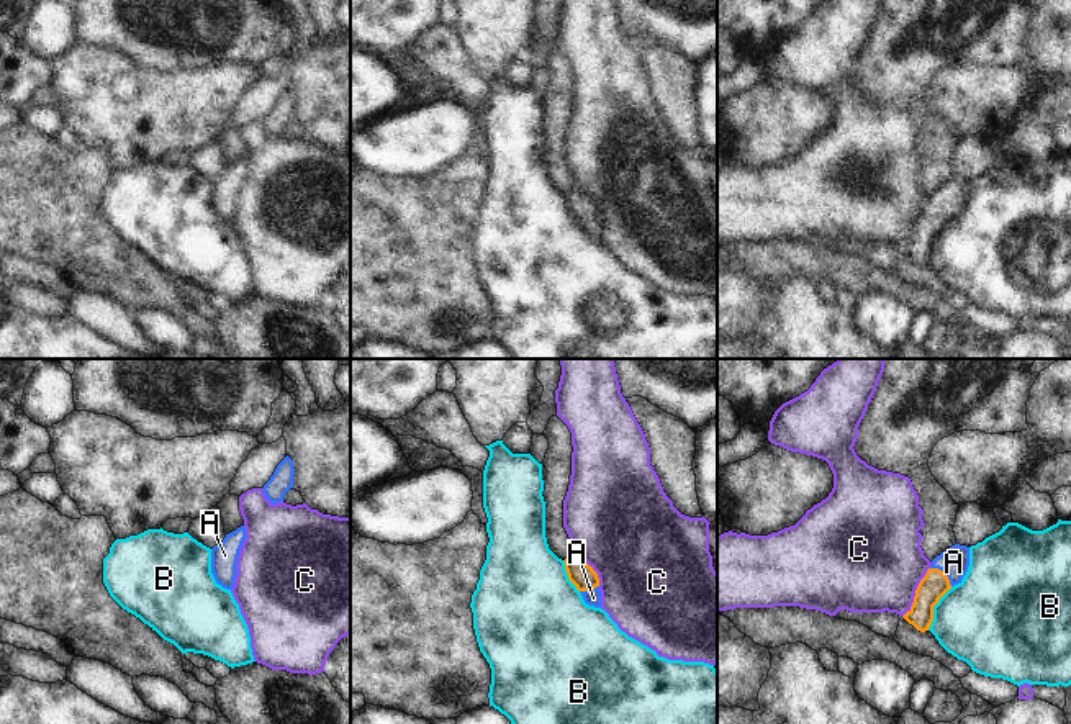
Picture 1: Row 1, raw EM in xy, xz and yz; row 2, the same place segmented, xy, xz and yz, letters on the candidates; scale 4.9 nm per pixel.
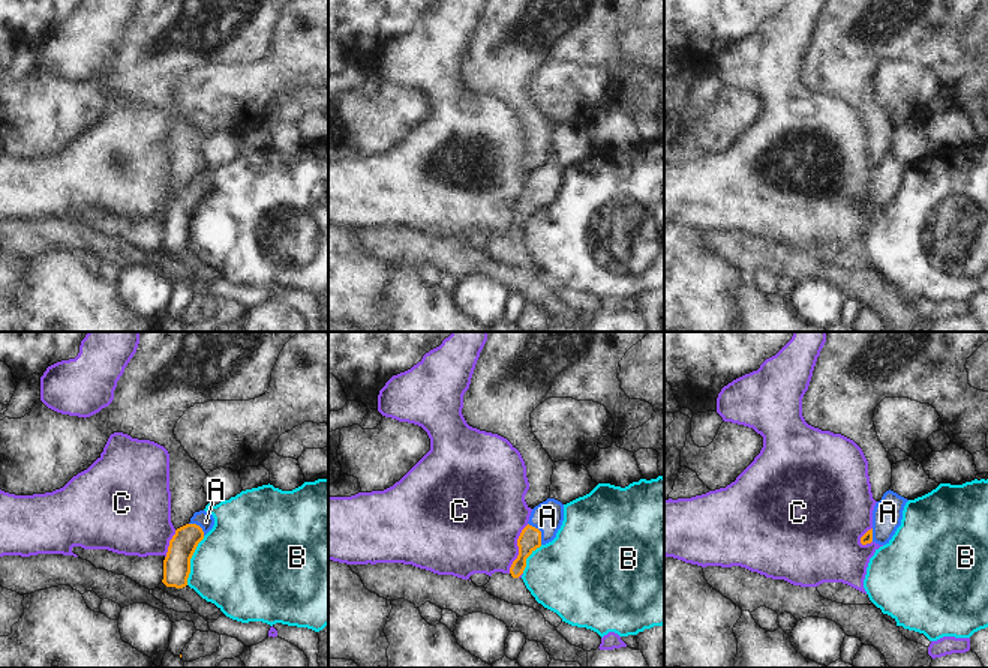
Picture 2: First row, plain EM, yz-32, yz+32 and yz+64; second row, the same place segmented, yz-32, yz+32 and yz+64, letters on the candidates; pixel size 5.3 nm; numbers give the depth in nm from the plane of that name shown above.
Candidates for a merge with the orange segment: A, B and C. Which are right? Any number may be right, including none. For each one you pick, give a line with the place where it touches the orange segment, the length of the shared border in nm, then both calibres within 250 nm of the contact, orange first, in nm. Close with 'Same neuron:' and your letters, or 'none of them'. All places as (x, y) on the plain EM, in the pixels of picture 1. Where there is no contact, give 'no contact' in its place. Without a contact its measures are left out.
A: meets orange in yz at (944, 207); contact 140 nm long; 140 nm thick on the orange side, 150 nm on the other
Same neuron: A

